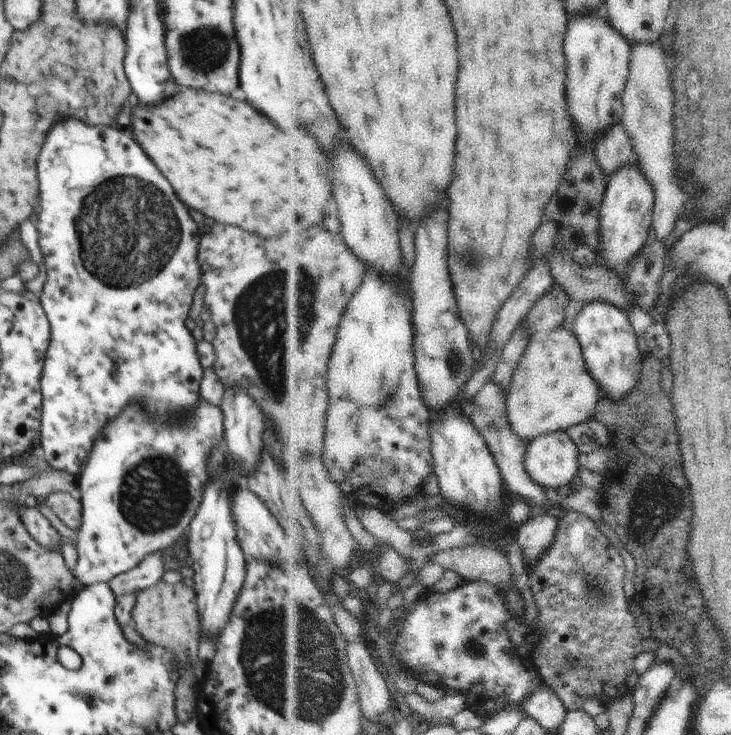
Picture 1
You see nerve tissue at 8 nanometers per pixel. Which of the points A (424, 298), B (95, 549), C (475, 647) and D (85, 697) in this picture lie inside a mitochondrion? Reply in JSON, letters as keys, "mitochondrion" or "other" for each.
{"A":"other","B":"other","C":"mitochondrion","D":"mitochondrion"}

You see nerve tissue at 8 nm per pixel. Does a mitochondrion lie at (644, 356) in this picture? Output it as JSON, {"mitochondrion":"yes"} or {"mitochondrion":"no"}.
{"mitochondrion":"no"}

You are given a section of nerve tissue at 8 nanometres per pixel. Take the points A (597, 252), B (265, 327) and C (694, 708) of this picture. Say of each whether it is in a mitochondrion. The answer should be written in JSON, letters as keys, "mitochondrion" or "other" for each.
{"A":"other","B":"mitochondrion","C":"other"}

